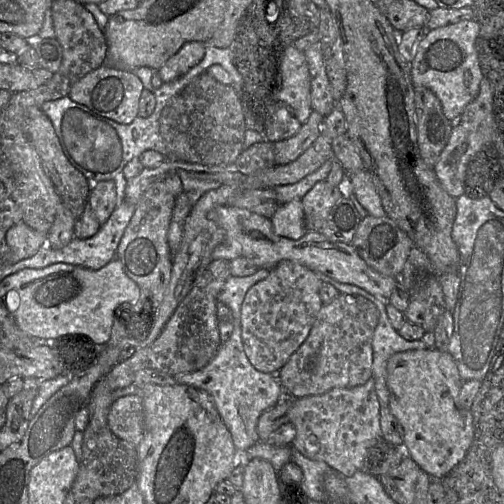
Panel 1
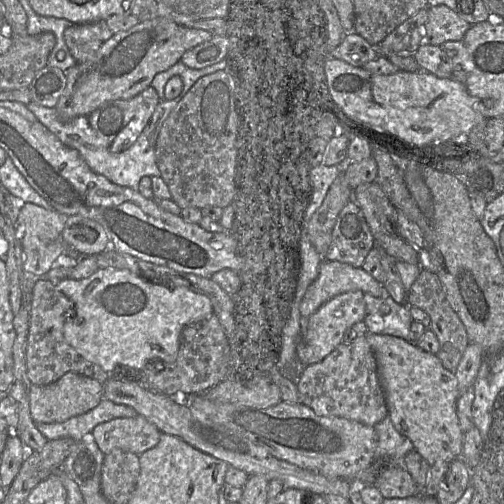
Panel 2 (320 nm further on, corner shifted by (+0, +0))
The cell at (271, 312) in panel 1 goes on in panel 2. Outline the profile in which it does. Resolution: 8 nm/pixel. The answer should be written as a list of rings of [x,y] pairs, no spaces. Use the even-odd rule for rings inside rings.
[[[350,291],[339,294],[322,305],[308,319],[308,327],[297,345],[297,357],[303,365],[321,362],[337,346],[344,342],[348,328],[364,321],[366,304],[362,291]]]

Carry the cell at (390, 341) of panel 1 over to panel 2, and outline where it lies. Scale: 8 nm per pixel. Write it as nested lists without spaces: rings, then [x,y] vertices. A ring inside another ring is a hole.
[[[384,290],[381,297],[372,296],[369,293],[363,293],[366,304],[366,316],[364,322],[370,333],[393,335],[404,340],[411,341],[412,332],[410,330],[413,321],[409,305],[395,302]],[[382,305],[388,305],[390,311],[388,314],[381,312]]]

